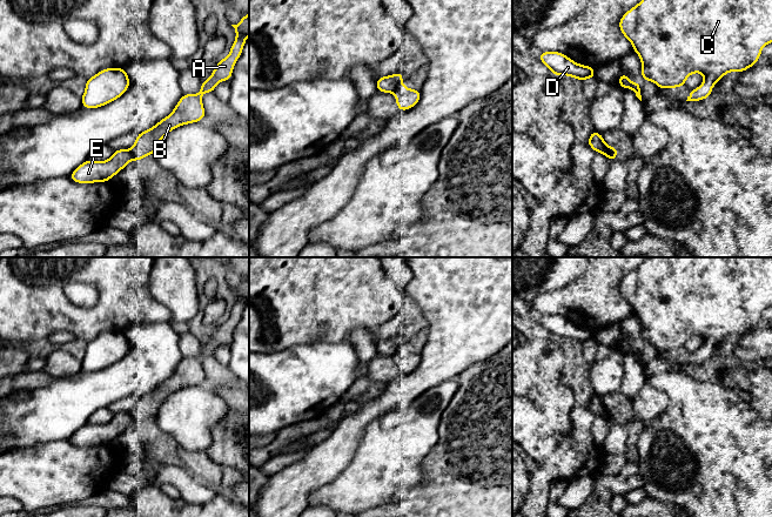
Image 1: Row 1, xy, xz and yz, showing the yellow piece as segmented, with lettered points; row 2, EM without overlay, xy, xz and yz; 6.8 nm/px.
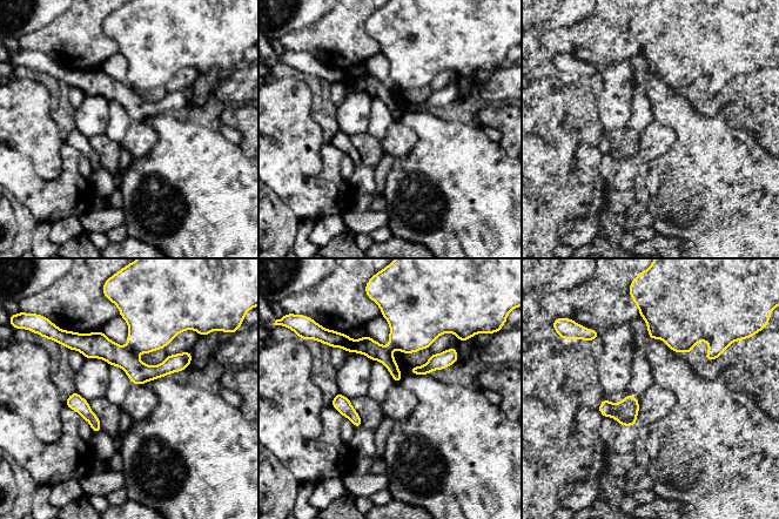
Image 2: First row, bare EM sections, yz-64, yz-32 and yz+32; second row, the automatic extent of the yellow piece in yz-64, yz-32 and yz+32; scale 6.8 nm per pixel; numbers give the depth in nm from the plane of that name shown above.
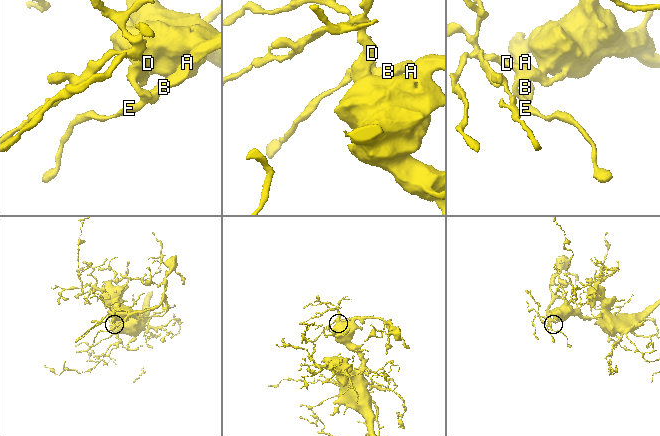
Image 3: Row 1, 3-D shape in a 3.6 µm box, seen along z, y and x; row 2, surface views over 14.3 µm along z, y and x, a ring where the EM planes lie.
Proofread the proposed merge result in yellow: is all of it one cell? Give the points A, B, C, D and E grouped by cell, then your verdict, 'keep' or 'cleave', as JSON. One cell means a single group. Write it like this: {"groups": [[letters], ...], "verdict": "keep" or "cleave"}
{"groups": [["A", "B"], ["C", "D", "E"]], "verdict": "cleave"}

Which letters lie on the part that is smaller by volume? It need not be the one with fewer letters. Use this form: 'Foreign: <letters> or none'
Foreign: A, B

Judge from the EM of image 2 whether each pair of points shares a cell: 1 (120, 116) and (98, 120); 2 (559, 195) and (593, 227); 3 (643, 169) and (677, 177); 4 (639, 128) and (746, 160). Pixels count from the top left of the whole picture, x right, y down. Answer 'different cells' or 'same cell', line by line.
1: different cells
2: different cells
3: different cells
4: different cells

